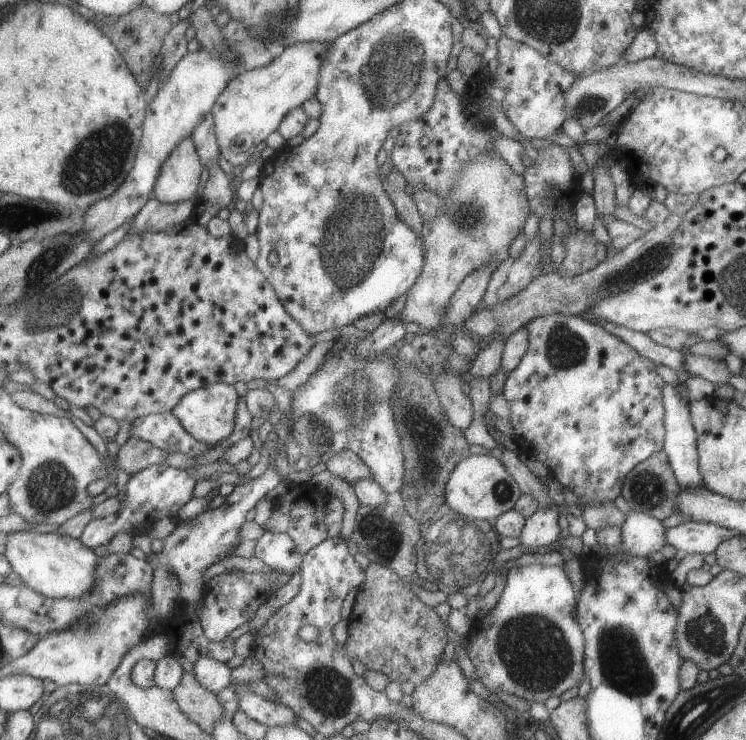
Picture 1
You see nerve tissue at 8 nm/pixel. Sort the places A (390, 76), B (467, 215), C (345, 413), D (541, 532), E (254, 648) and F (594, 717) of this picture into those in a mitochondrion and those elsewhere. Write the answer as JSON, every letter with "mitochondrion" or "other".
{"A":"mitochondrion","B":"mitochondrion","C":"mitochondrion","D":"other","E":"other","F":"other"}

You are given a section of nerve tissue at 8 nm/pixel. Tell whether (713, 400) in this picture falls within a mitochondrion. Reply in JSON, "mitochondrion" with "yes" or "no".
{"mitochondrion":"no"}

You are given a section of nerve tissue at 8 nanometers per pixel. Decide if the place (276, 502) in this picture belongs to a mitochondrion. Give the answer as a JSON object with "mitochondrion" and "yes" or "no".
{"mitochondrion":"no"}

